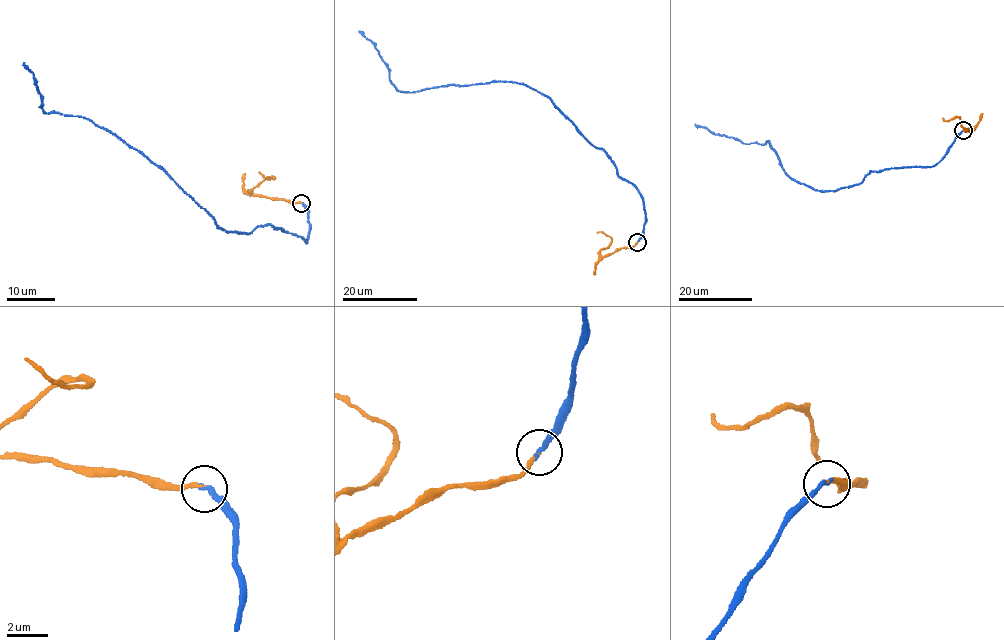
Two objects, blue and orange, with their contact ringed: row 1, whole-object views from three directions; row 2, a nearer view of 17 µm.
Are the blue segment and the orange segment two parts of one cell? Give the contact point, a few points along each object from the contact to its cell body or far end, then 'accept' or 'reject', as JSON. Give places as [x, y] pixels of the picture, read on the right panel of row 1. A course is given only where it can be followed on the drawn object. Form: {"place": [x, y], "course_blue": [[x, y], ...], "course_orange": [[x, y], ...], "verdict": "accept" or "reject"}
{"place": [963, 130], "course_blue": [[963, 130], [934, 165], [872, 171], [859, 183], [821, 192], [791, 178], [768, 141], [743, 143], [695, 124]], "course_orange": [[963, 130], [970, 131], [963, 128], [960, 119], [943, 118]], "verdict": "accept"}

